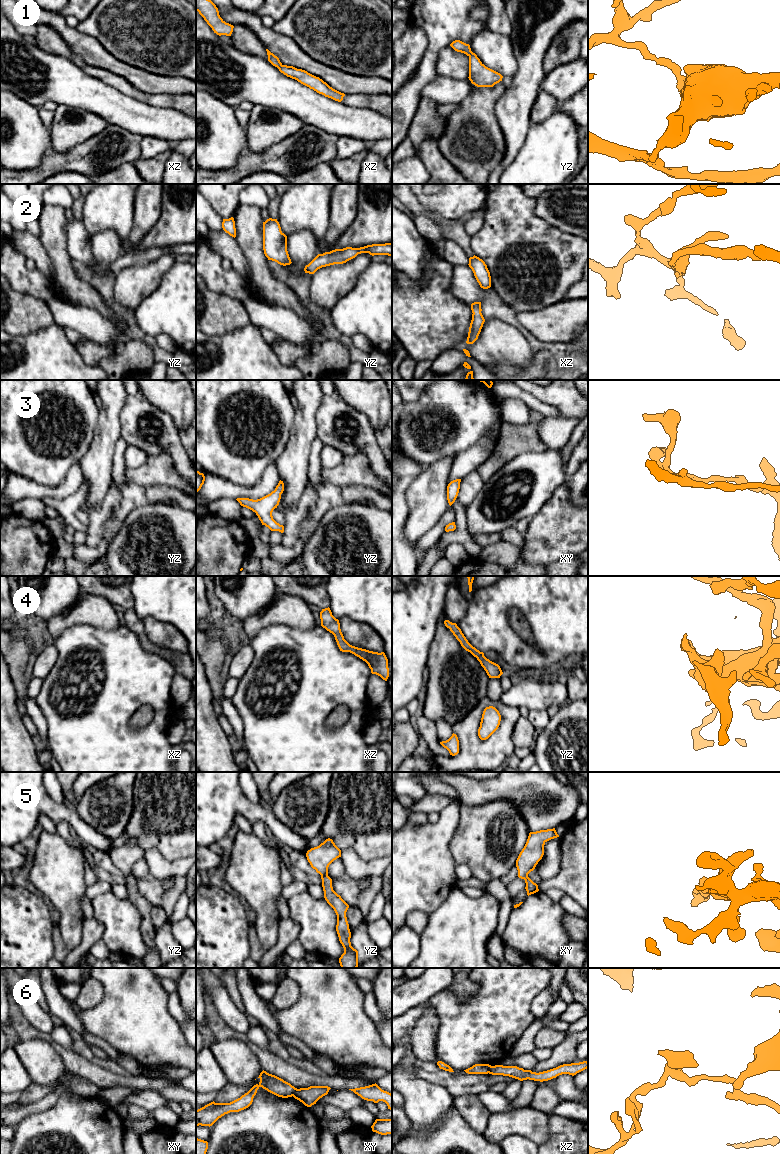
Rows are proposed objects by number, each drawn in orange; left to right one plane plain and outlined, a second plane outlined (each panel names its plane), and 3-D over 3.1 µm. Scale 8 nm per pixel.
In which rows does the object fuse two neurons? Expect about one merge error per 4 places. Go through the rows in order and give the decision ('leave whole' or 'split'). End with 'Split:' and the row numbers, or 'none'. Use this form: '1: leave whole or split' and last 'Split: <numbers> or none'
1: split
2: leave whole
3: leave whole
4: leave whole
5: leave whole
6: split
Split: 1, 6

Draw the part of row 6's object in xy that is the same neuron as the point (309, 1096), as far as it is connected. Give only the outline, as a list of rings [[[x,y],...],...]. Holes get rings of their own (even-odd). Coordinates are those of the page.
[[[310,1086],[308,1088],[297,1089],[293,1097],[305,1106],[311,1107],[316,1104],[316,1102],[327,1095],[331,1088],[328,1086]]]

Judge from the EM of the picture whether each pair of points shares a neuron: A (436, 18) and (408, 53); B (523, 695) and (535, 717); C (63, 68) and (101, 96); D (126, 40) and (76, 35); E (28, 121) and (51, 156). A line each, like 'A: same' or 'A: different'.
A: different
B: different
C: same
D: different
E: different

